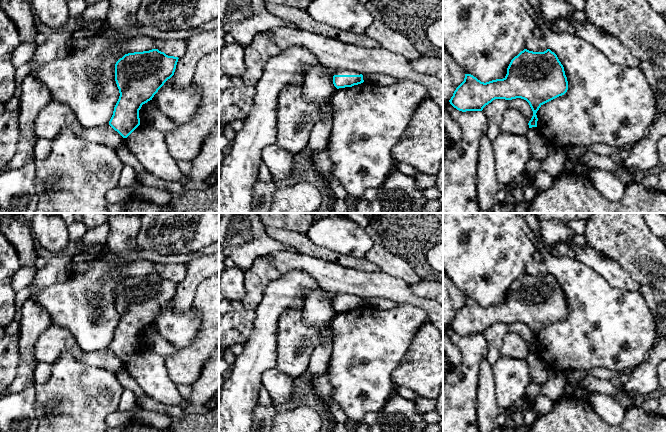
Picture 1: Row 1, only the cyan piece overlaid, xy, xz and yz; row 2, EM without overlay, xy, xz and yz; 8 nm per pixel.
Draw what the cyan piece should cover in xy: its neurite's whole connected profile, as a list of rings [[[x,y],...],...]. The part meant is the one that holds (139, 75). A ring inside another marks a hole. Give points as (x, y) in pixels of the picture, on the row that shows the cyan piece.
[[[152,49],[125,54],[116,62],[115,81],[120,96],[109,125],[123,138],[127,138],[140,125],[139,110],[143,104],[152,100],[164,83],[174,75],[178,59],[158,49]]]

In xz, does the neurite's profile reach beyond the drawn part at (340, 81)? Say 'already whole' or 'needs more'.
needs more

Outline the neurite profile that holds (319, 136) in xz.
[[[327,115],[313,127],[306,149],[310,152],[312,157],[327,145],[332,126],[333,117],[331,115]]]

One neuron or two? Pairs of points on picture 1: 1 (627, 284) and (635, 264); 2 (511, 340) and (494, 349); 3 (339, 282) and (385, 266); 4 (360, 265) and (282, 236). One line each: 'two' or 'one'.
1: two
2: two
3: two
4: one

